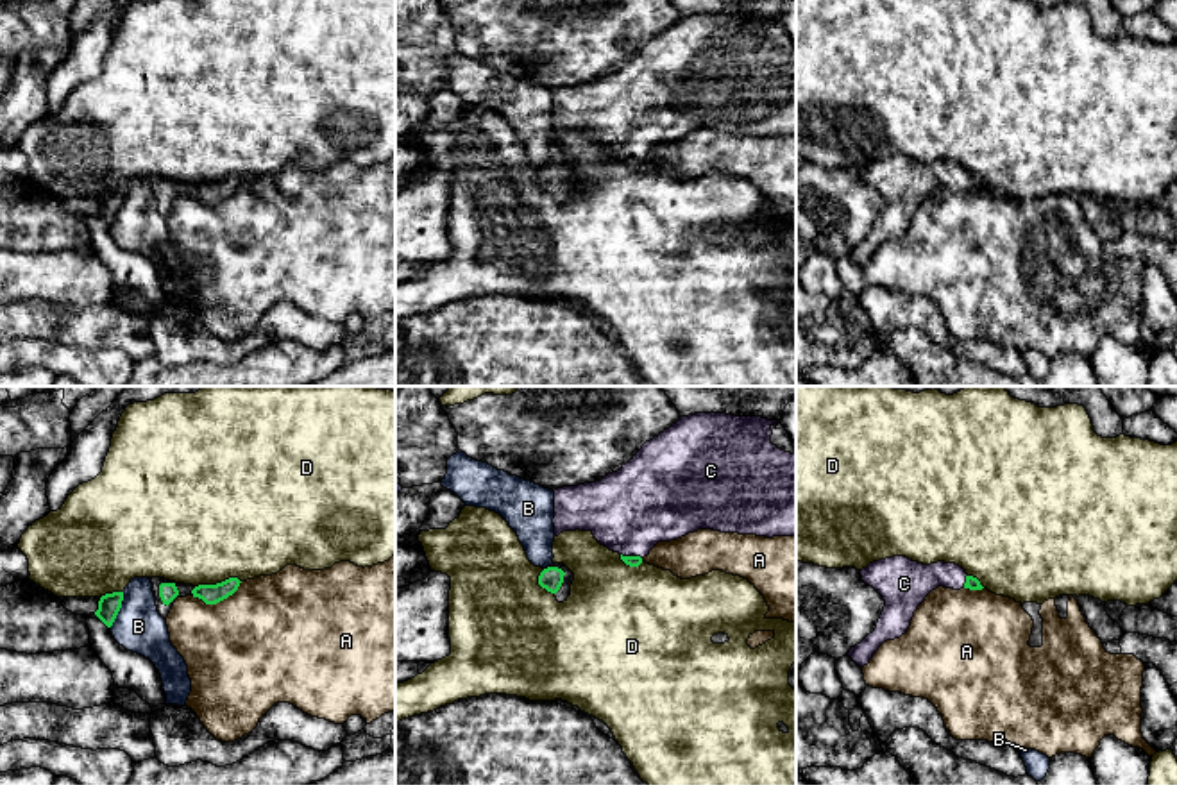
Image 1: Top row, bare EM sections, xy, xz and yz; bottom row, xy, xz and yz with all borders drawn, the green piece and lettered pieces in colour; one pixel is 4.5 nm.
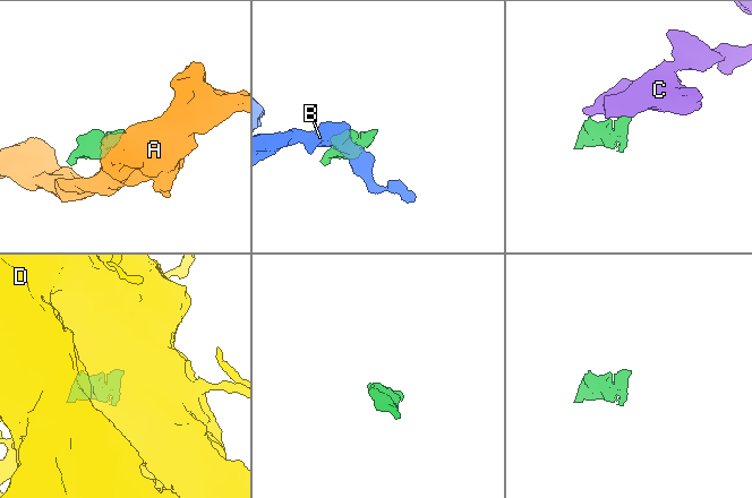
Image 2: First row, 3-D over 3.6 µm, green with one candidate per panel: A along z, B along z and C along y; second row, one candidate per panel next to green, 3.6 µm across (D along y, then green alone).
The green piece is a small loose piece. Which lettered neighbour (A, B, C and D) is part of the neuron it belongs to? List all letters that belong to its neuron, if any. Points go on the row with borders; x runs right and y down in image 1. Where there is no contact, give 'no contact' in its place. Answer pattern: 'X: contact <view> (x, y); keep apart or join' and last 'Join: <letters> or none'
A: contact xy (217, 601); keep apart
B: contact xy (117, 614); keep apart
C: contact yz (966, 582); join
D: contact xy (217, 583); keep apart
Join: C

